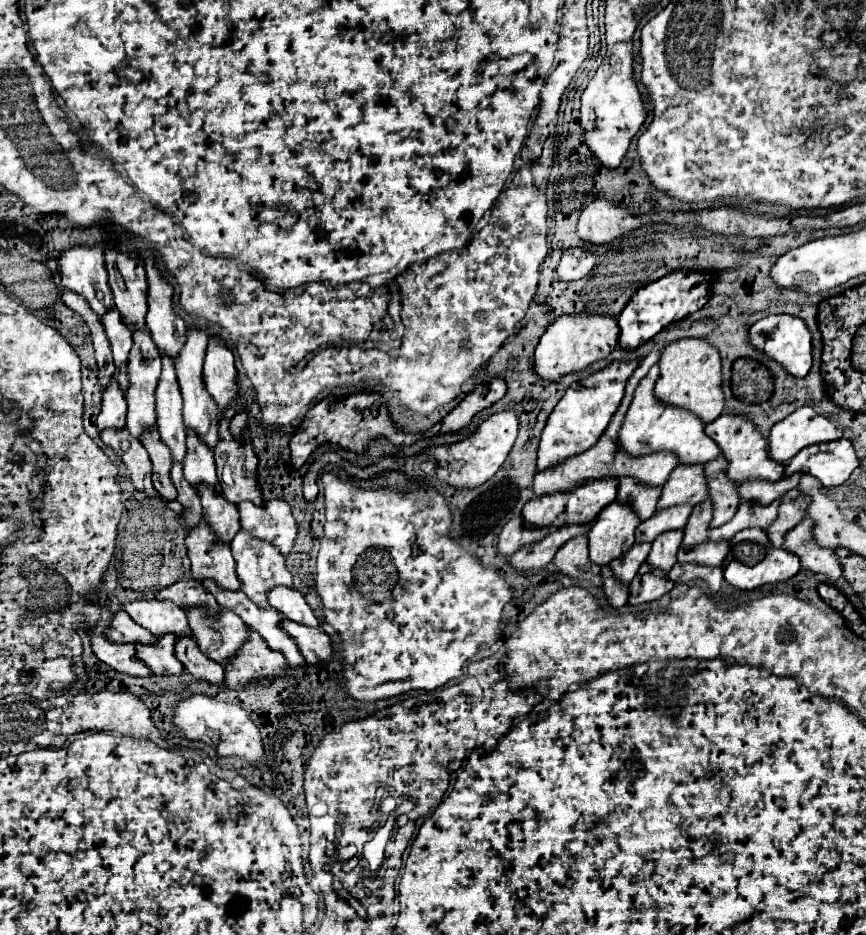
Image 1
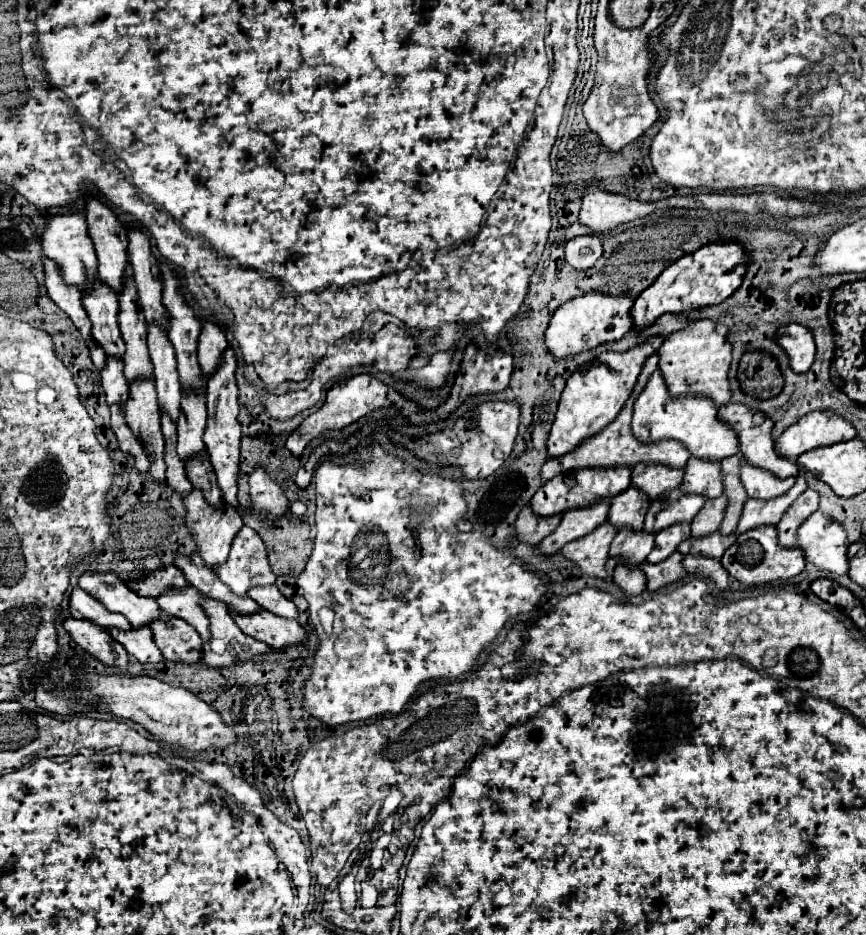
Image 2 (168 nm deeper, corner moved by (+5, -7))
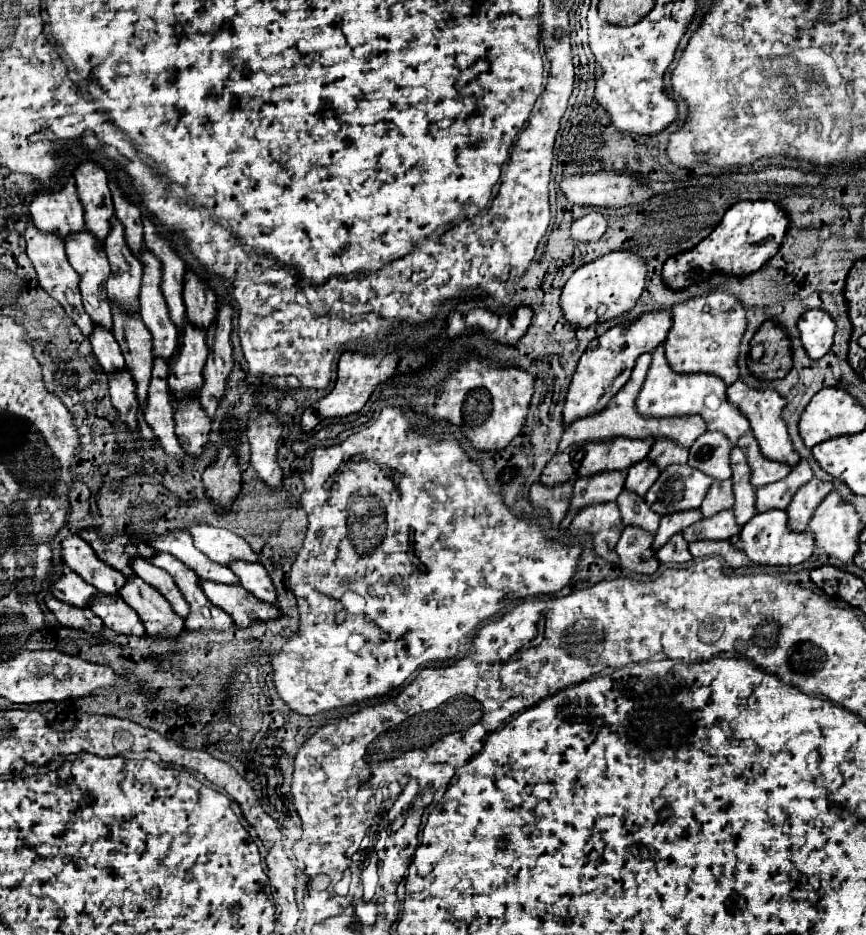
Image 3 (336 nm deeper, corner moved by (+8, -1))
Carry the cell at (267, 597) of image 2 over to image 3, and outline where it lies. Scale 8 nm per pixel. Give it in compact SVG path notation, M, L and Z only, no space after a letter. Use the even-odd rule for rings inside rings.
M233 561L233 565L229 565L229 569L233 569L233 573L237 573L241 585L249 593L253 593L257 599L261 599L265 603L277 603L277 591L263 565Z

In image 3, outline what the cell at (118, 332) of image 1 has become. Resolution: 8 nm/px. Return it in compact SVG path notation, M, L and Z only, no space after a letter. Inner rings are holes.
M89 231L79 233L77 237L69 237L69 241L65 241L65 251L67 251L67 259L73 265L73 269L77 269L77 273L81 275L81 297L83 297L83 307L87 311L87 315L91 317L91 321L99 327L105 327L111 331L113 327L113 319L111 319L111 305L107 299L107 279L109 279L109 261L105 257L103 249L97 249L97 243L93 241L93 237L89 237Z

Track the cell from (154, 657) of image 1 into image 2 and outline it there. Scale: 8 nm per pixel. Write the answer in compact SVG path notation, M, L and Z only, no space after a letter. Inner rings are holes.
M146 625L140 629L132 629L132 631L108 631L108 633L128 651L128 655L136 657L140 663L164 661L160 649L156 647L152 639L152 631Z

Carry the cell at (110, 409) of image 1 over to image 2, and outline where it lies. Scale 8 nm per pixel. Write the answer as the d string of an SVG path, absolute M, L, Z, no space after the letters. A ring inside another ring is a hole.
M106 357L106 365L100 371L100 375L102 375L102 387L106 391L106 403L124 405L128 399L128 381L124 379L124 361Z

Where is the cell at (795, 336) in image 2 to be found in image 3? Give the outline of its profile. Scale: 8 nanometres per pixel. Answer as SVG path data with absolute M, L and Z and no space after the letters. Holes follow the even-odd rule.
M809 309L799 317L799 333L801 333L801 343L811 359L821 359L829 347L833 345L833 335L835 335L835 323L833 319L821 311L821 309Z

